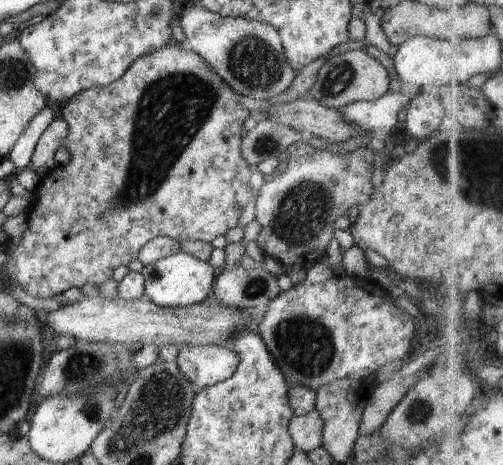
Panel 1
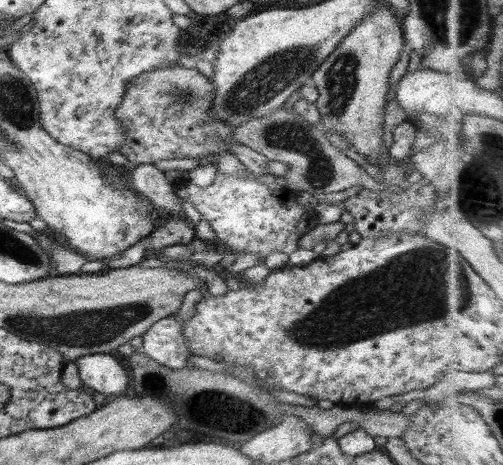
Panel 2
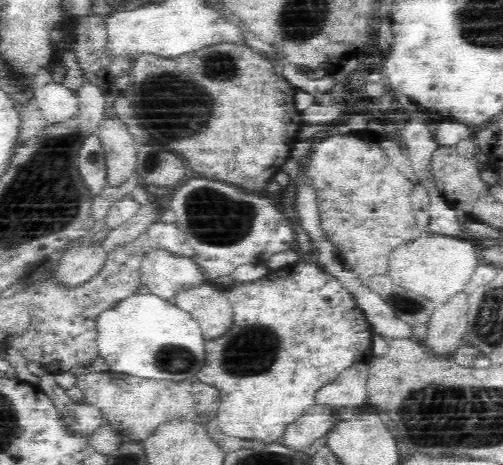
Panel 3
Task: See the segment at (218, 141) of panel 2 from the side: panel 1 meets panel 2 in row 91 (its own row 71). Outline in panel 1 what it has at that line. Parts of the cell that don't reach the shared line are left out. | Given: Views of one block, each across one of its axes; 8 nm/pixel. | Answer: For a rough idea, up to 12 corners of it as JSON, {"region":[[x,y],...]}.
{"region":[[175,42],[57,107],[3,271],[100,286],[239,224],[250,113]]}

